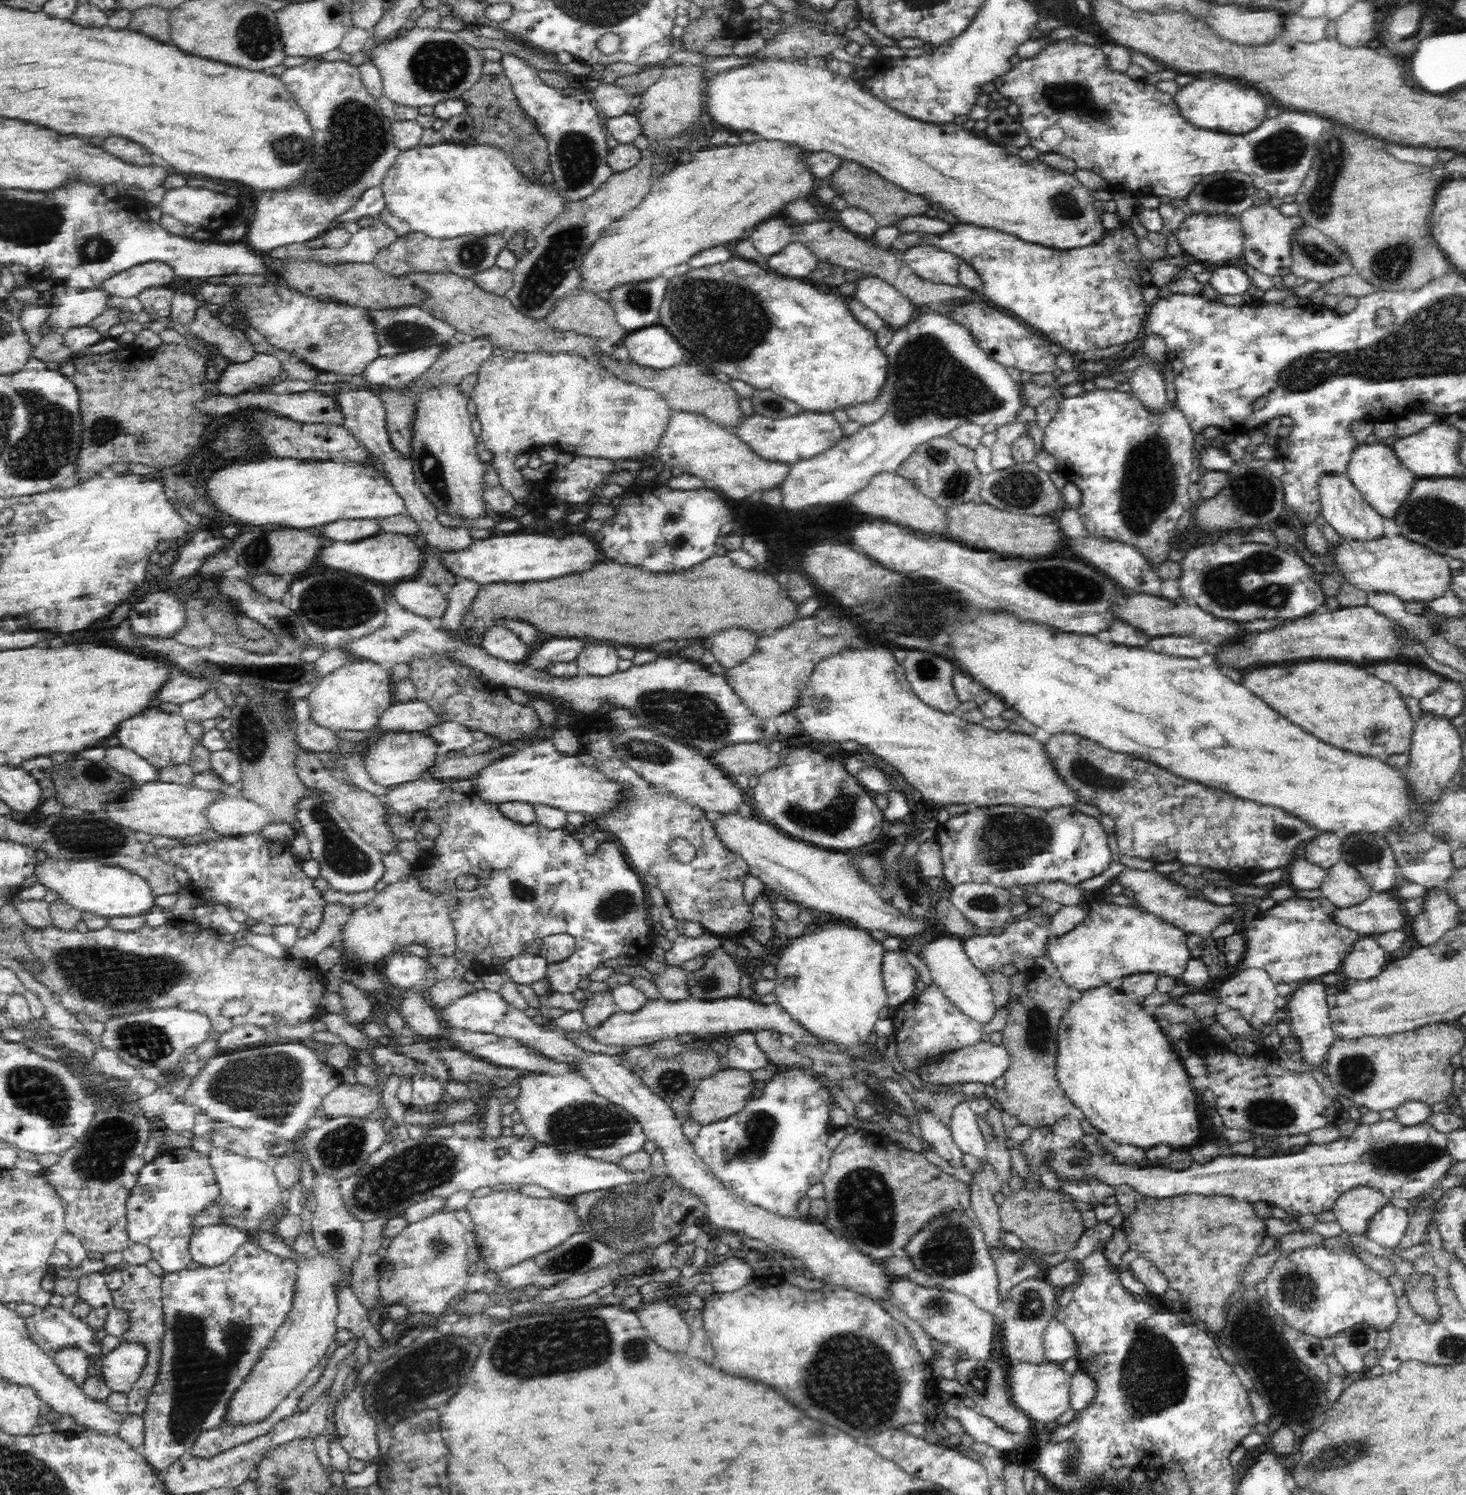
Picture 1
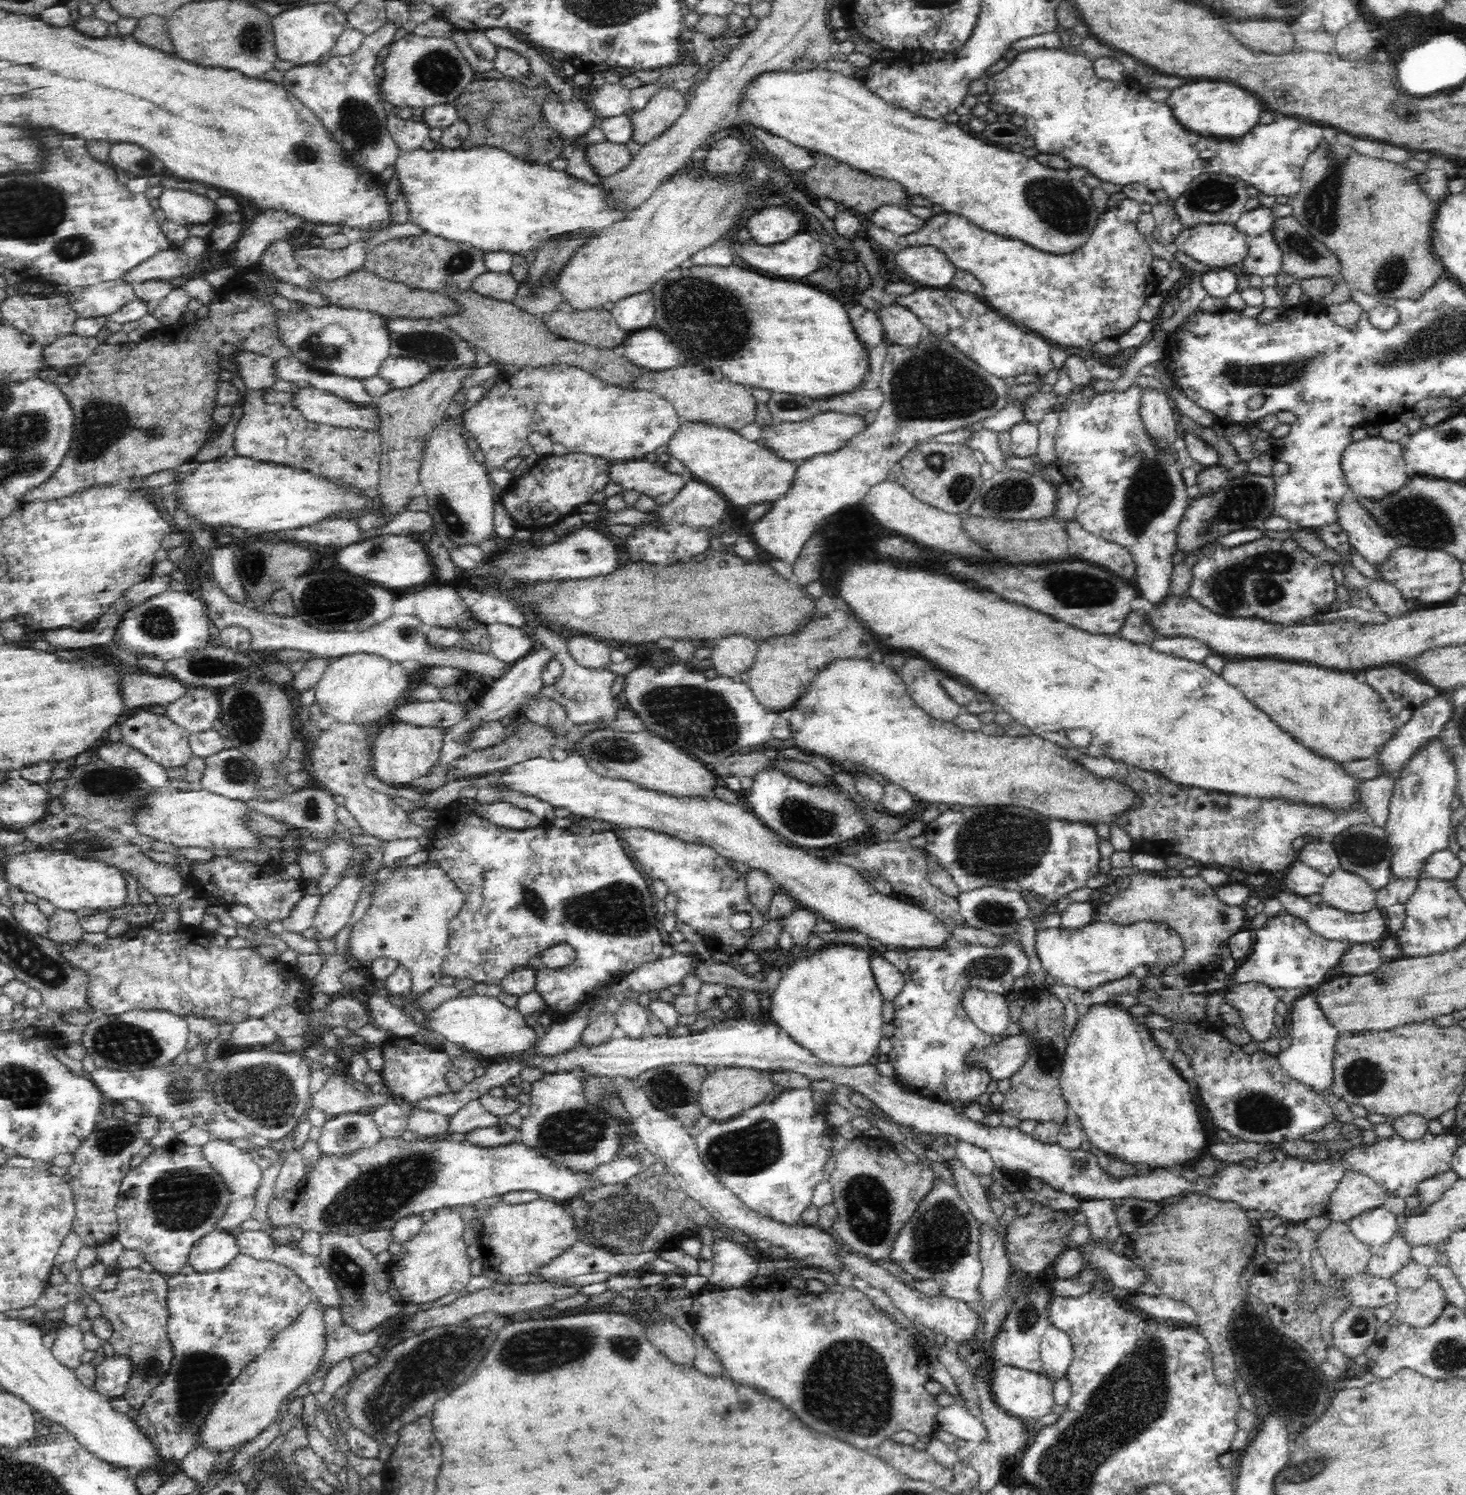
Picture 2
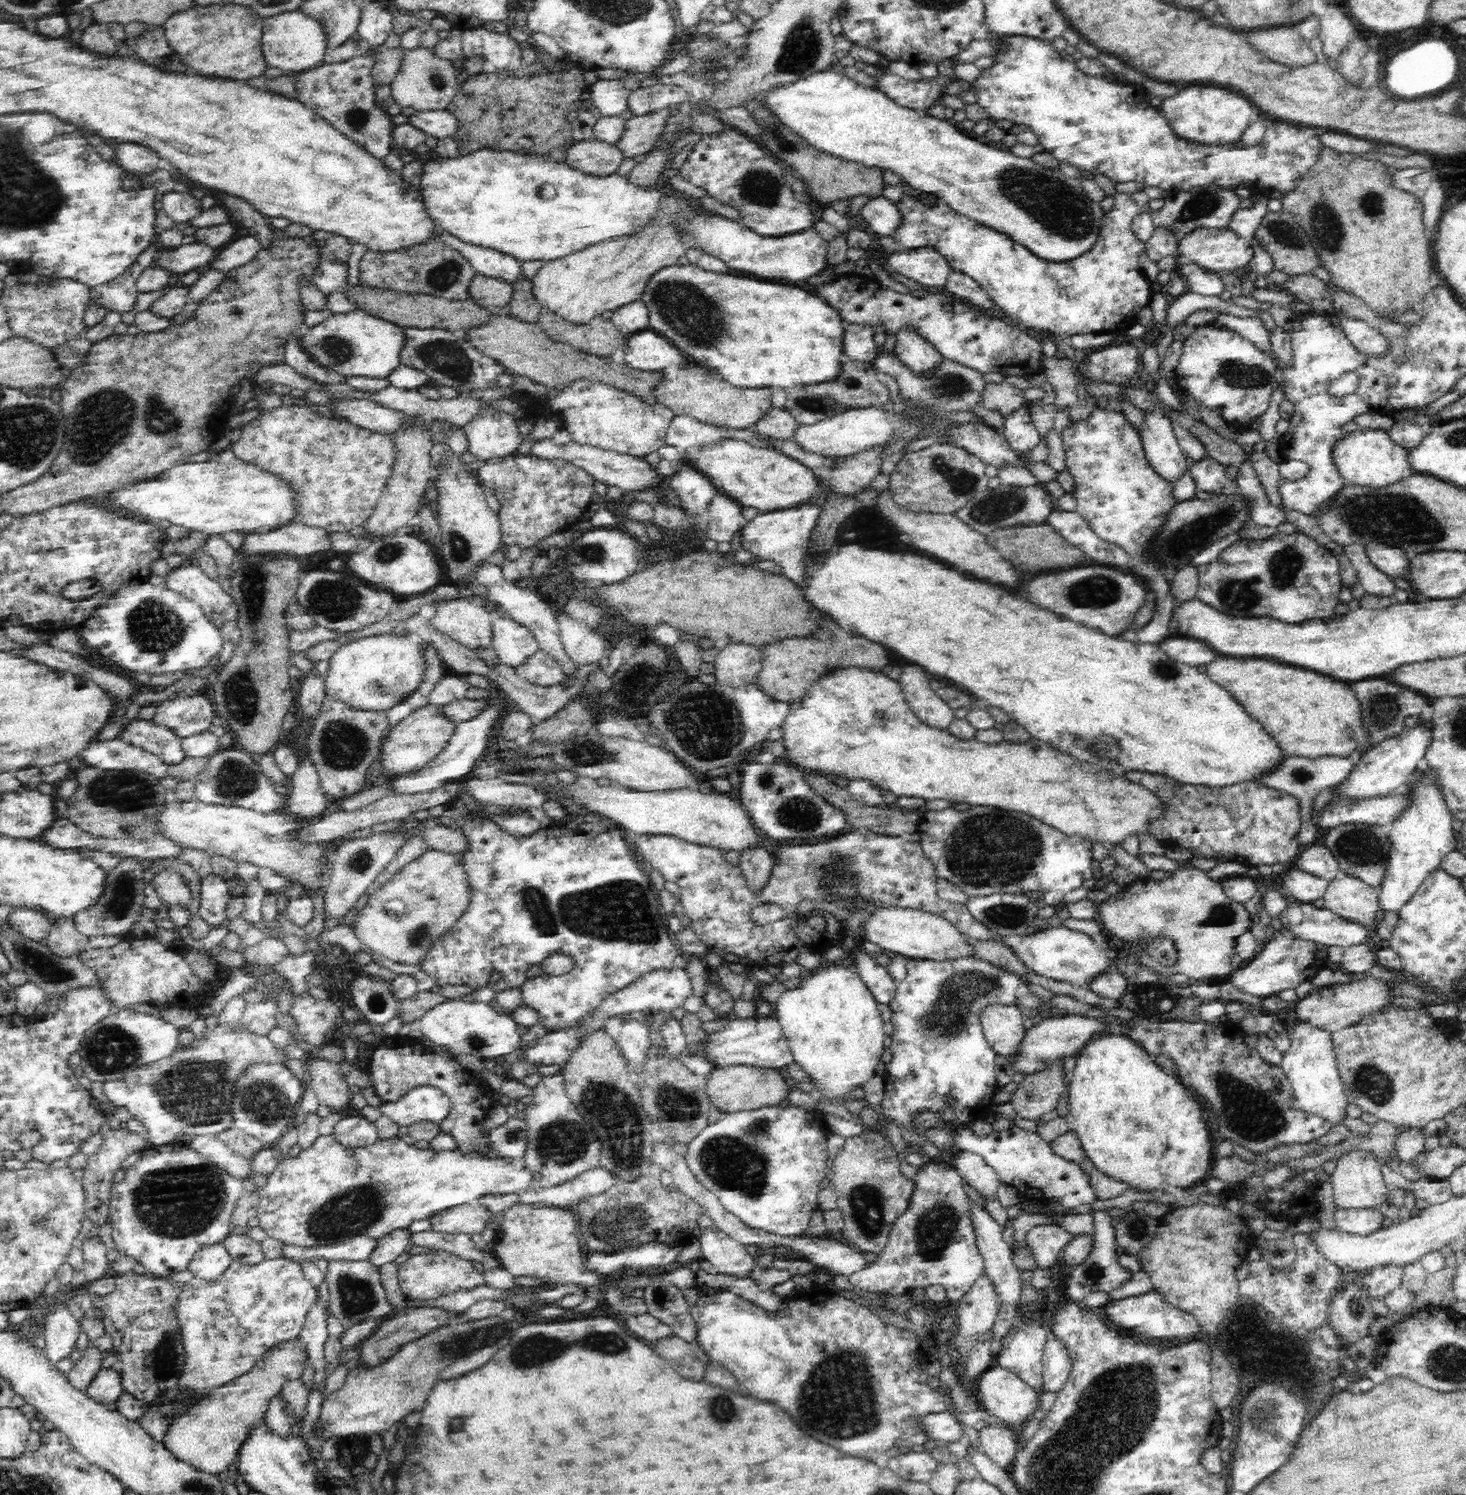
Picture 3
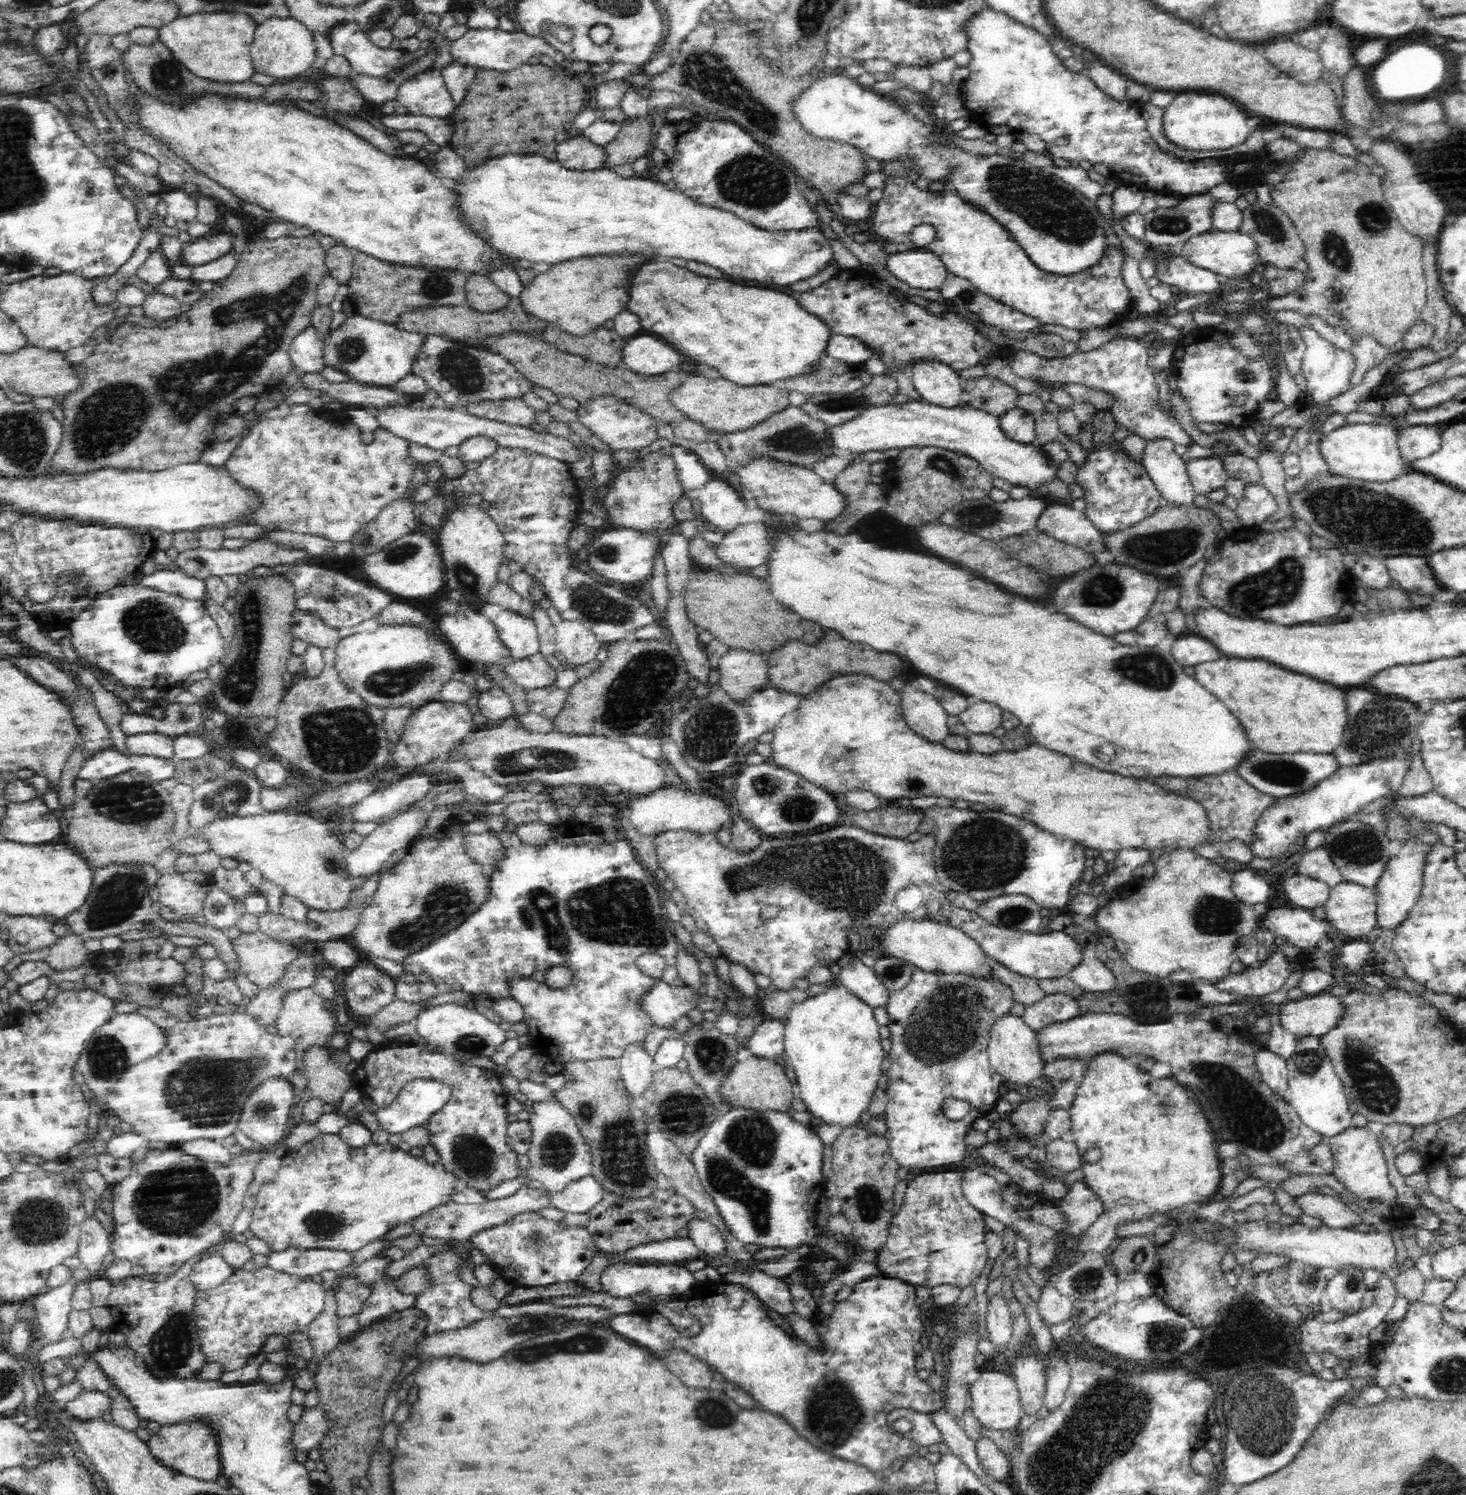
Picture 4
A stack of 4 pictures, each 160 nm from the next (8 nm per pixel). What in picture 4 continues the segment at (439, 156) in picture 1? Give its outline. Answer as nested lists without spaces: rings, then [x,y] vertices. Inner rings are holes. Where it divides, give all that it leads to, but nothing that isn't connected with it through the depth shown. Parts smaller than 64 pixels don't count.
[[[507,153],[487,158],[473,167],[468,166],[462,176],[450,182],[449,186],[454,188],[455,214],[467,230],[515,261],[522,259],[556,264],[600,252],[650,252],[660,254],[662,260],[680,256],[686,260],[706,262],[736,280],[756,280],[754,284],[774,289],[774,286],[790,286],[810,278],[833,257],[830,240],[819,227],[800,231],[762,230],[731,212],[700,204],[660,181],[622,177],[608,167],[592,171],[567,169],[560,162],[538,154],[522,156]]]

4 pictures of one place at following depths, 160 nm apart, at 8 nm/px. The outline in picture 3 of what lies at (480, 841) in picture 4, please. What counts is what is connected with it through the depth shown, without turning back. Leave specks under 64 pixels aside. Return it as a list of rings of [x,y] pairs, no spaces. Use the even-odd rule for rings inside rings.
[[[427,823],[422,826],[420,832],[416,832],[416,836],[420,836],[430,848],[439,852],[448,854],[462,854],[466,848],[466,837],[462,835],[461,829],[454,829],[448,826],[431,825]]]

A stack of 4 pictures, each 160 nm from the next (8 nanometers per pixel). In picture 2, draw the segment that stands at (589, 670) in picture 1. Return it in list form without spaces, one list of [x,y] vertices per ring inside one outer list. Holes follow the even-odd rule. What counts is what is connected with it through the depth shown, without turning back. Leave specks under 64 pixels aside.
[[[579,635],[567,642],[568,652],[577,665],[584,669],[604,670],[612,664],[610,643]]]

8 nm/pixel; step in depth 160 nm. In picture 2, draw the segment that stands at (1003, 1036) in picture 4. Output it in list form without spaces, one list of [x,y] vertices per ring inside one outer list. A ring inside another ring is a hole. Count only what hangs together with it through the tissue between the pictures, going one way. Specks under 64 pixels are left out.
[[[967,985],[959,994],[959,1003],[970,1020],[991,1037],[1003,1035],[1010,1024],[1009,1007],[1004,994]]]

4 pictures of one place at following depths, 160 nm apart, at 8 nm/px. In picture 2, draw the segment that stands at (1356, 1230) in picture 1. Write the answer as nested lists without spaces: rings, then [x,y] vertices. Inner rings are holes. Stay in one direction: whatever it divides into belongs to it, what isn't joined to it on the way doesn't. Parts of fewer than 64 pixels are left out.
[[[1346,1172],[1330,1196],[1327,1215],[1333,1221],[1346,1224],[1364,1212],[1382,1207],[1388,1197],[1371,1178],[1359,1172]]]

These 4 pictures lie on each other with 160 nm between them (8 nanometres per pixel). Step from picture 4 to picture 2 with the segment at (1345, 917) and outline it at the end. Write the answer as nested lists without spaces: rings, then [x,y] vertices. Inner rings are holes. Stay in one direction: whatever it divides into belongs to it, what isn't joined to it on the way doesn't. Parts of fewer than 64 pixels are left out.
[[[1342,867],[1336,868],[1327,876],[1321,895],[1324,905],[1344,912],[1369,912],[1377,906],[1377,892],[1370,884],[1358,874],[1348,872]]]

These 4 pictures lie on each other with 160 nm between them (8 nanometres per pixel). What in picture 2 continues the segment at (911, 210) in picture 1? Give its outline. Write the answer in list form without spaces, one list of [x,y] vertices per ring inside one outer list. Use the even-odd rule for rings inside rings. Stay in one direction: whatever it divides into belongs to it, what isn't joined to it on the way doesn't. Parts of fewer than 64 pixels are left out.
[[[812,152],[816,158],[816,166],[806,172],[806,177],[802,182],[806,190],[810,192],[810,198],[817,197],[830,198],[837,203],[842,203],[849,210],[856,210],[858,214],[866,214],[872,217],[874,212],[885,206],[910,206],[910,193],[901,184],[892,180],[872,176],[867,172],[860,171],[859,168],[851,167],[849,164],[840,162],[830,156]]]

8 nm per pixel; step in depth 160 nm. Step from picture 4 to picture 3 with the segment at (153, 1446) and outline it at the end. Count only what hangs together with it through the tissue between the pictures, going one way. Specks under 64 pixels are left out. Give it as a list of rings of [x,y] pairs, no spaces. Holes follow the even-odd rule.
[[[292,1338],[292,1340],[276,1344],[274,1348],[270,1348],[270,1351],[265,1353],[262,1360],[258,1361],[250,1372],[246,1372],[246,1374],[234,1378],[228,1384],[216,1388],[200,1403],[192,1406],[190,1412],[186,1412],[178,1420],[174,1420],[174,1424],[168,1428],[166,1438],[162,1444],[179,1460],[192,1464],[196,1470],[215,1475],[226,1470],[230,1463],[237,1460],[242,1446],[246,1443],[246,1440],[249,1440],[250,1432],[260,1426],[262,1420],[266,1418],[266,1410],[268,1410],[272,1398],[276,1398],[278,1394],[281,1395],[286,1382],[301,1379],[306,1366],[310,1363],[310,1348],[300,1338]]]

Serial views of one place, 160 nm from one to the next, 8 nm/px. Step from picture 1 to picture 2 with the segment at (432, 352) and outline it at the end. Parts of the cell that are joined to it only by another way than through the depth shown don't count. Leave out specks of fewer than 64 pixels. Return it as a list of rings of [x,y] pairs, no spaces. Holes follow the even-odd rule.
[[[388,356],[377,376],[388,384],[390,389],[410,388],[426,379],[433,367],[426,360]]]

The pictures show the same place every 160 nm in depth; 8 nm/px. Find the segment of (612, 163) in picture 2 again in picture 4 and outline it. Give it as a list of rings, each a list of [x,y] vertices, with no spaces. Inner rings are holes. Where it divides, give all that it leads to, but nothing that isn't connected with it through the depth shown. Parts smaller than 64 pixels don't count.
[[[584,135],[564,140],[557,148],[557,161],[567,169],[579,171],[598,170],[609,164],[604,146],[592,143]]]

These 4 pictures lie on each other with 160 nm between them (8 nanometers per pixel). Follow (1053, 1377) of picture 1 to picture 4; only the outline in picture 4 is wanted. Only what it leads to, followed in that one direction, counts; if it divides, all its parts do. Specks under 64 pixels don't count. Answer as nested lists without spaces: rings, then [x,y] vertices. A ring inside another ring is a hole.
[[[990,1370],[976,1374],[969,1386],[969,1397],[972,1414],[980,1419],[983,1428],[994,1430],[1007,1430],[1017,1432],[1020,1419],[1023,1417],[1023,1408],[1020,1398],[1020,1390],[1017,1388],[1015,1379],[1004,1372]]]

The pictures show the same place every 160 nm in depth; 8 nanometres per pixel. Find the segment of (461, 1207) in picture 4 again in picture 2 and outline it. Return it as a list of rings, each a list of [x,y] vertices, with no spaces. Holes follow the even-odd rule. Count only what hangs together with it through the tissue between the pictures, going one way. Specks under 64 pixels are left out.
[[[442,1207],[428,1215],[420,1230],[401,1244],[401,1250],[385,1265],[389,1282],[396,1286],[396,1292],[400,1294],[404,1304],[417,1304],[421,1308],[436,1302],[438,1298],[450,1293],[464,1293],[471,1279],[471,1258],[467,1254],[464,1244],[464,1219],[458,1210],[452,1207]]]

